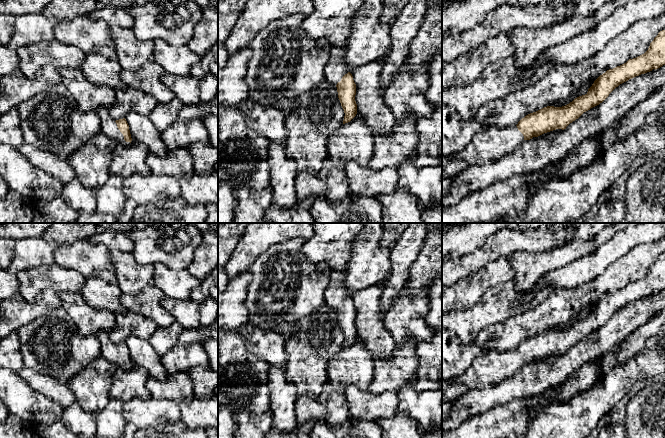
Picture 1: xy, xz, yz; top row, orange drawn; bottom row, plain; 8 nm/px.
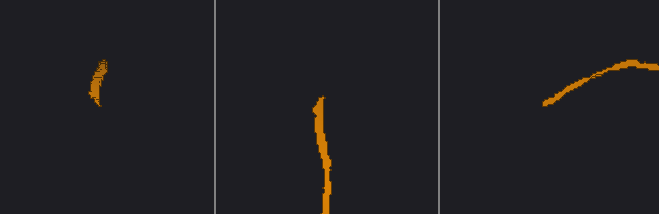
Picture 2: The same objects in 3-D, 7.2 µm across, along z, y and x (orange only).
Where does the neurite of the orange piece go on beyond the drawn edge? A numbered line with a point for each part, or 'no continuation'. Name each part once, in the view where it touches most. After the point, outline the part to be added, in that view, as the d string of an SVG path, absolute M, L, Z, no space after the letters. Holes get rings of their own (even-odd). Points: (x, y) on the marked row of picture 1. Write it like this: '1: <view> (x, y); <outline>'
1: xy (109, 127); M99 107L95 110L101 120L101 131L112 139L117 140L119 143L129 145L130 142L124 140L123 134L117 127L116 122L109 117L109 111L106 107Z

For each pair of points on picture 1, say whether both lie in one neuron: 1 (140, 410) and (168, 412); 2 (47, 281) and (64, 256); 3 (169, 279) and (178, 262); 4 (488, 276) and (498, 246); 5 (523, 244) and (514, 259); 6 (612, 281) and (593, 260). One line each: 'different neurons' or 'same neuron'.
1: same neuron
2: different neurons
3: different neurons
4: different neurons
5: different neurons
6: different neurons

